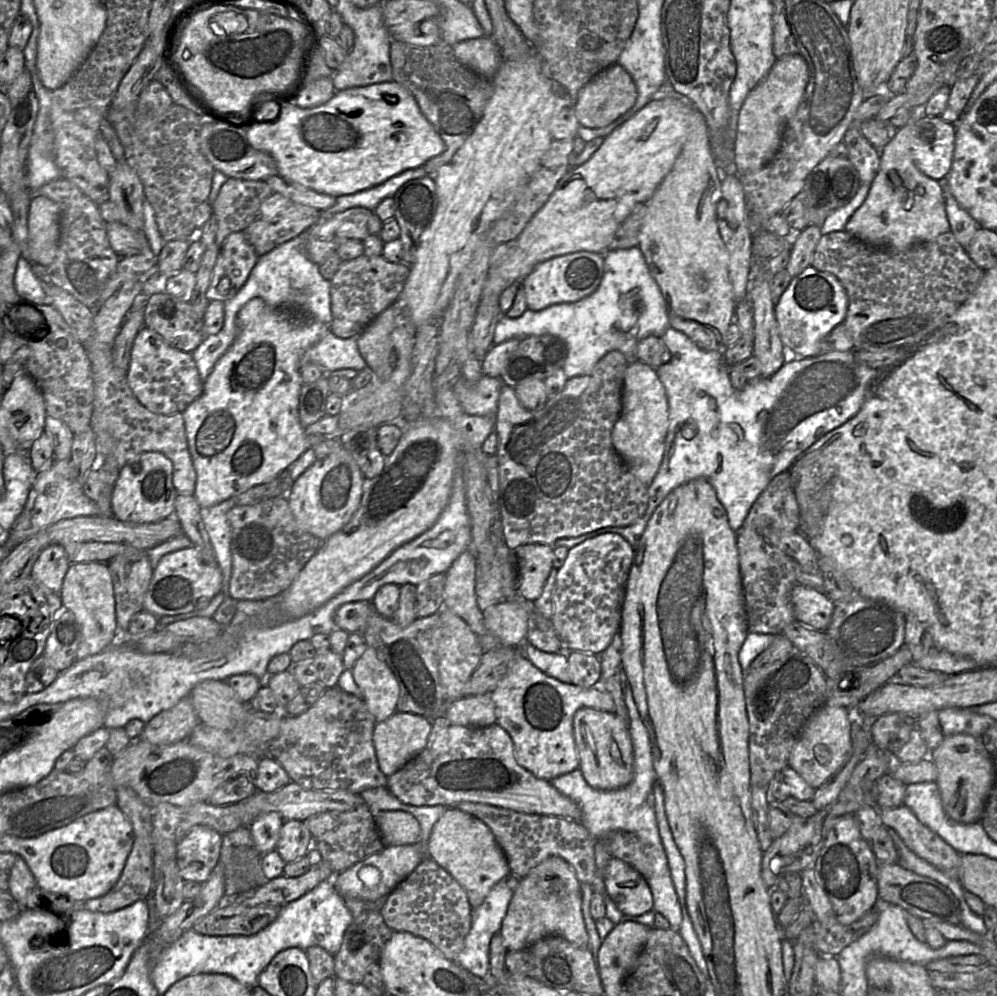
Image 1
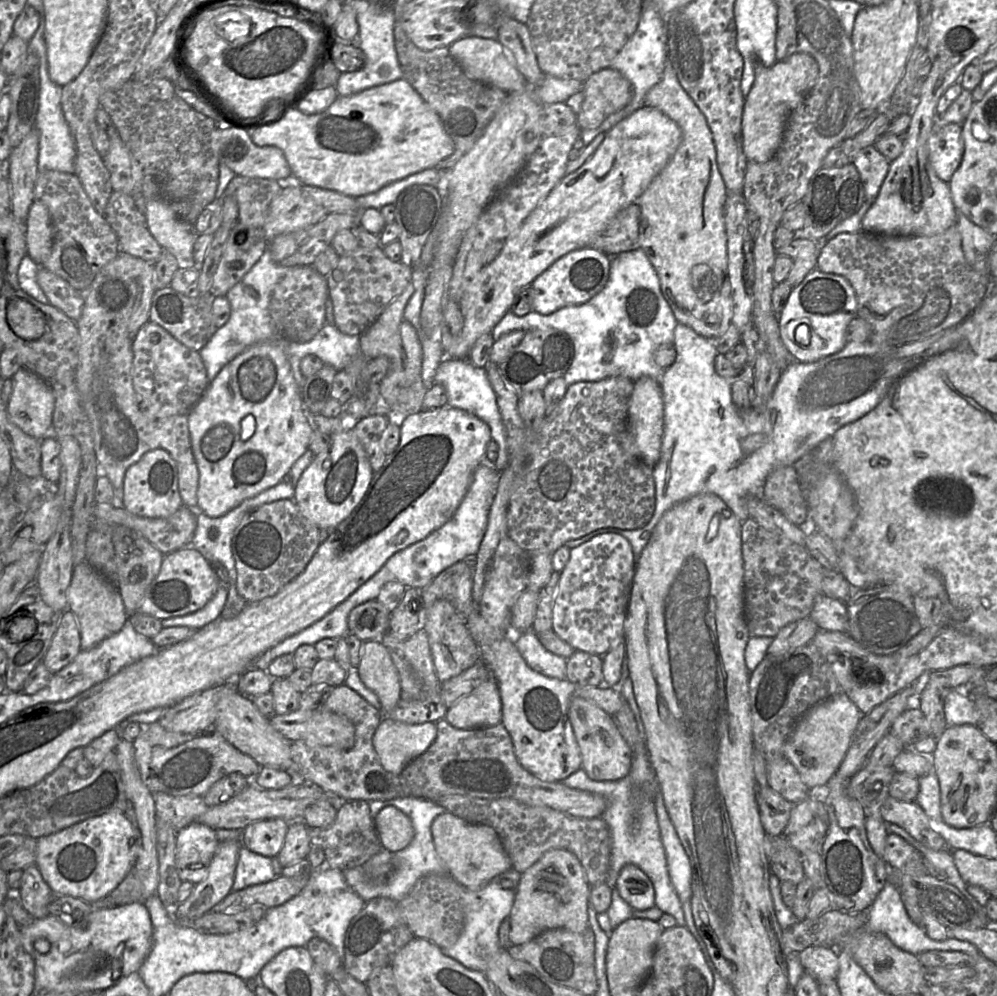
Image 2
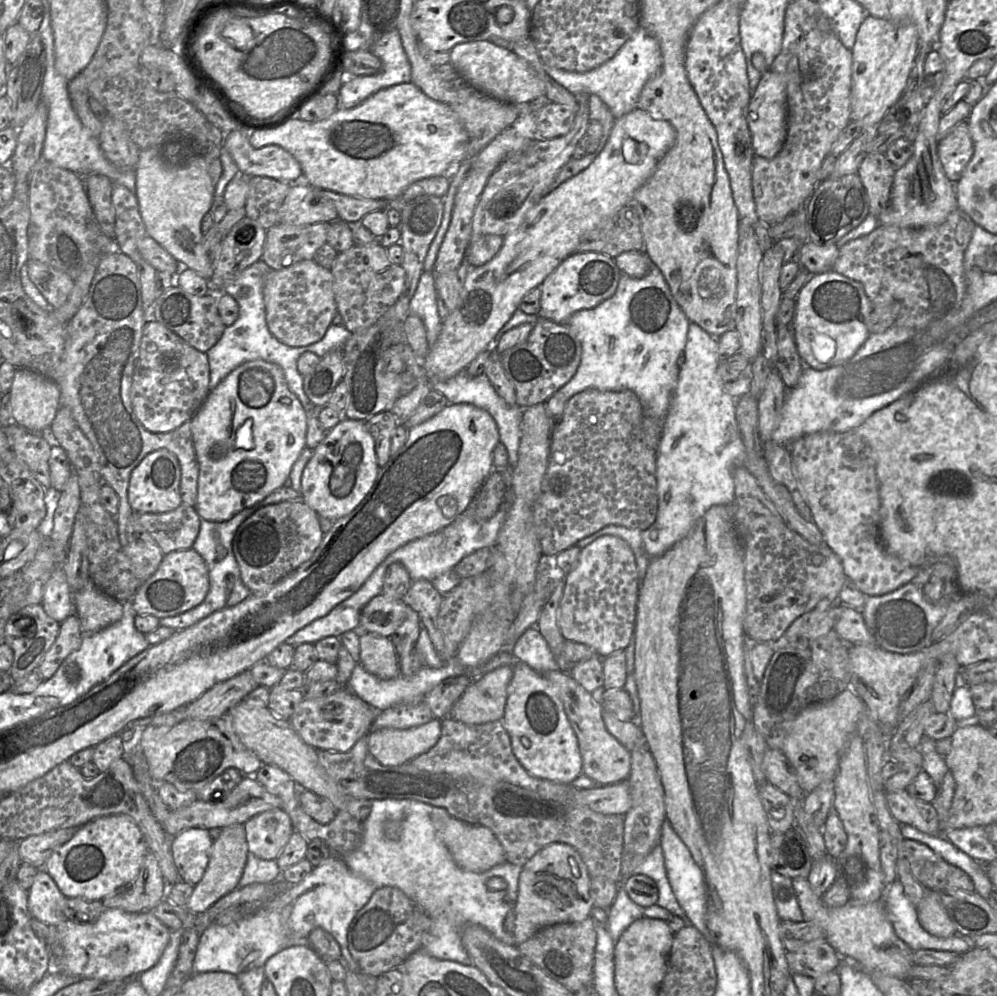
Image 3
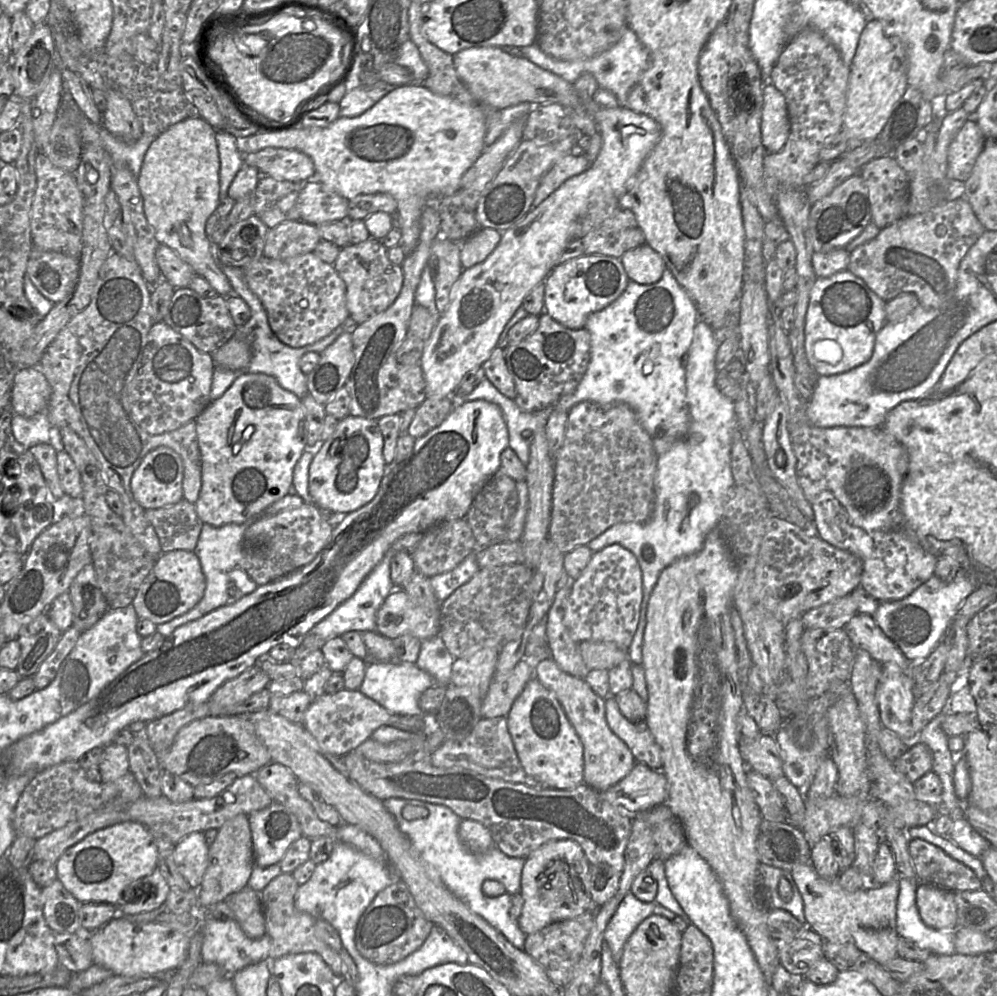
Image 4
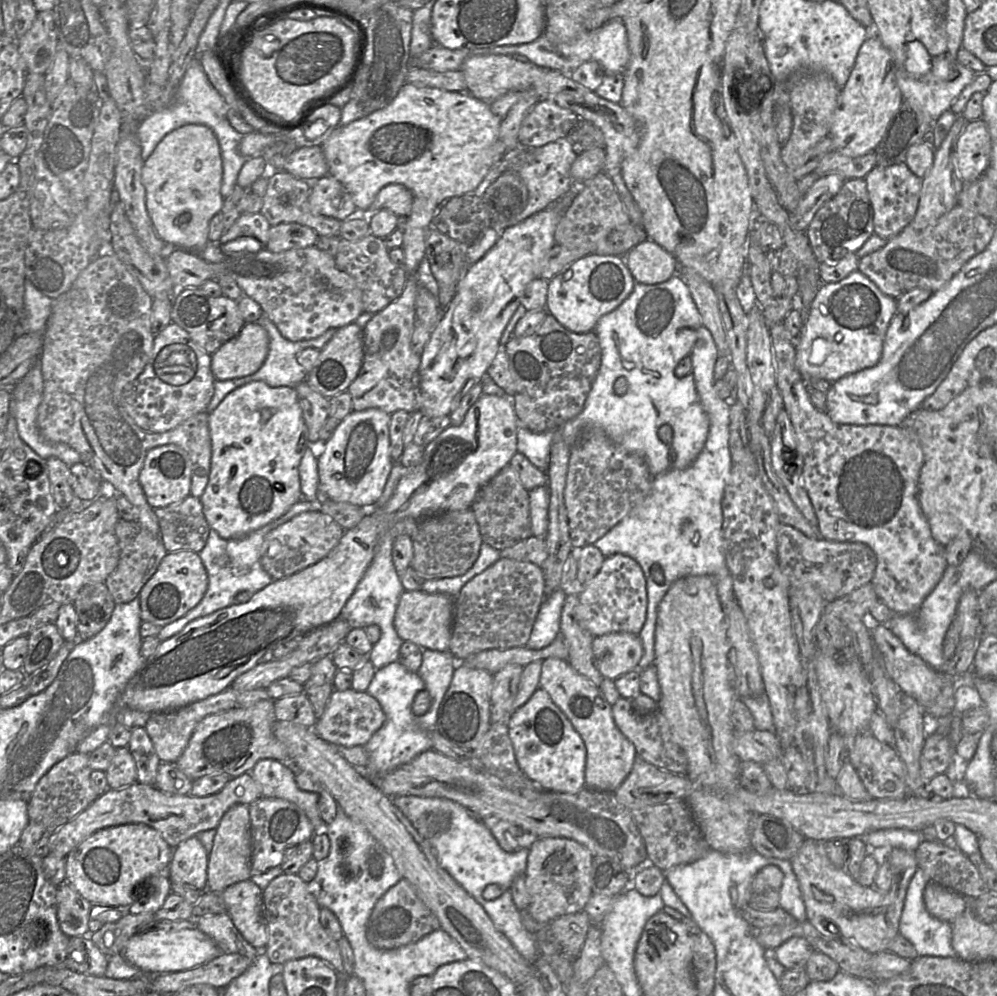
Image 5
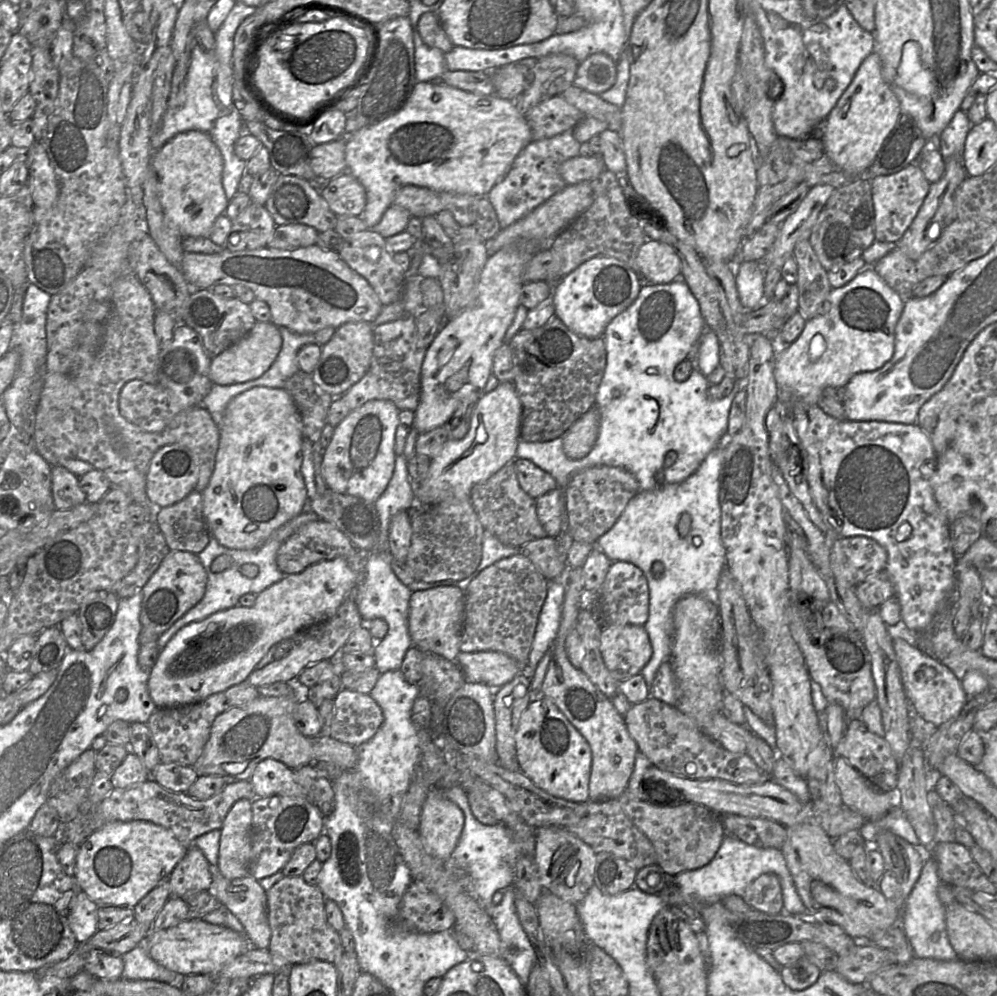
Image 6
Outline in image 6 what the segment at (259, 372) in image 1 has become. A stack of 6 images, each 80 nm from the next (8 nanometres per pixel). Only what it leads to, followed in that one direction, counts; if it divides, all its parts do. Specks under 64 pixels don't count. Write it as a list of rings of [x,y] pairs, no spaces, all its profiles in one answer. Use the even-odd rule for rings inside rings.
[[[257,386],[235,396],[218,423],[219,445],[210,480],[202,491],[202,513],[210,534],[232,549],[254,549],[262,545],[280,526],[299,515],[308,504],[301,473],[305,440],[300,413],[284,388]]]

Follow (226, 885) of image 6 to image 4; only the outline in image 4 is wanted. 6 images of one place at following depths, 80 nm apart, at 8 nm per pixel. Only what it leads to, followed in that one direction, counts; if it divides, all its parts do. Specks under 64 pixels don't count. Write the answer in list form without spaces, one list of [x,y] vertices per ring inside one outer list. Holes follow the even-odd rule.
[[[246,886],[230,894],[226,900],[235,914],[235,920],[249,938],[258,939],[267,933],[259,892]]]

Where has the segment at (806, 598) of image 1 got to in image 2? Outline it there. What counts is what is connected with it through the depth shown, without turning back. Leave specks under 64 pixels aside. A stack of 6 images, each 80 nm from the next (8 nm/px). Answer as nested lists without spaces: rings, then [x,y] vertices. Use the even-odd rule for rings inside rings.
[[[824,594],[816,598],[809,617],[820,630],[846,633],[848,628],[846,603]]]

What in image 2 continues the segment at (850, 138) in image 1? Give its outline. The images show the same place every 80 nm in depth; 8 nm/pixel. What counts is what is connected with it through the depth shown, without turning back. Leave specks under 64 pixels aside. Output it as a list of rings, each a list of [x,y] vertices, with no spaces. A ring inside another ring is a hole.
[[[868,146],[855,156],[852,164],[855,165],[860,175],[865,195],[872,205],[887,176],[890,162],[875,146]]]

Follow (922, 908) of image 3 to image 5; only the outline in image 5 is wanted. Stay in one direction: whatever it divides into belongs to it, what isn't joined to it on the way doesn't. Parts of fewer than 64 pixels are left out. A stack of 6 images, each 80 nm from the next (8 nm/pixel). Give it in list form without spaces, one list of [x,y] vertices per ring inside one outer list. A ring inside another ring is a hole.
[[[928,883],[923,899],[932,916],[950,924],[966,911],[966,897],[936,883]]]

